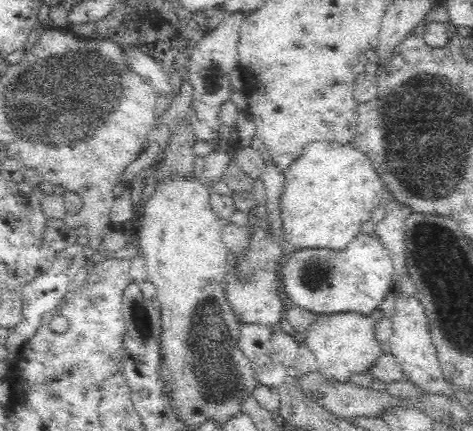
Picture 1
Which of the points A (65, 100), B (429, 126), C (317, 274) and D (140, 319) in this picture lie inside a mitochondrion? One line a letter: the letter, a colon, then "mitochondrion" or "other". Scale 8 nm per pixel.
A: mitochondrion
B: mitochondrion
C: mitochondrion
D: mitochondrion

